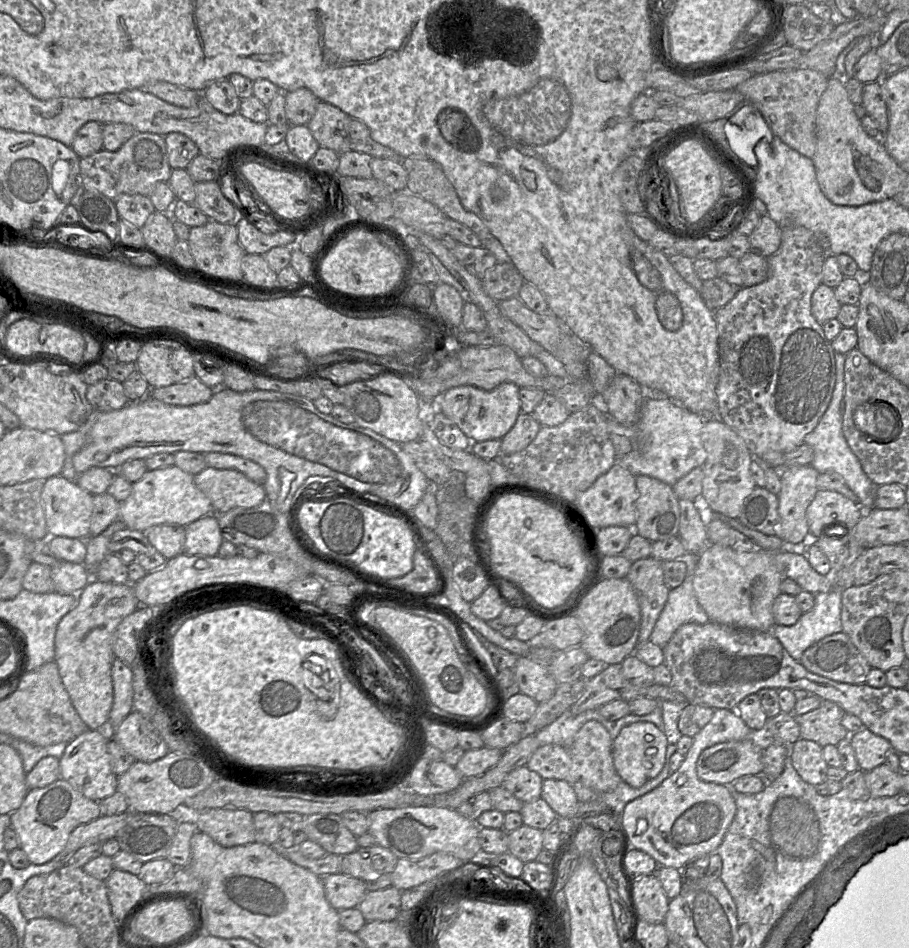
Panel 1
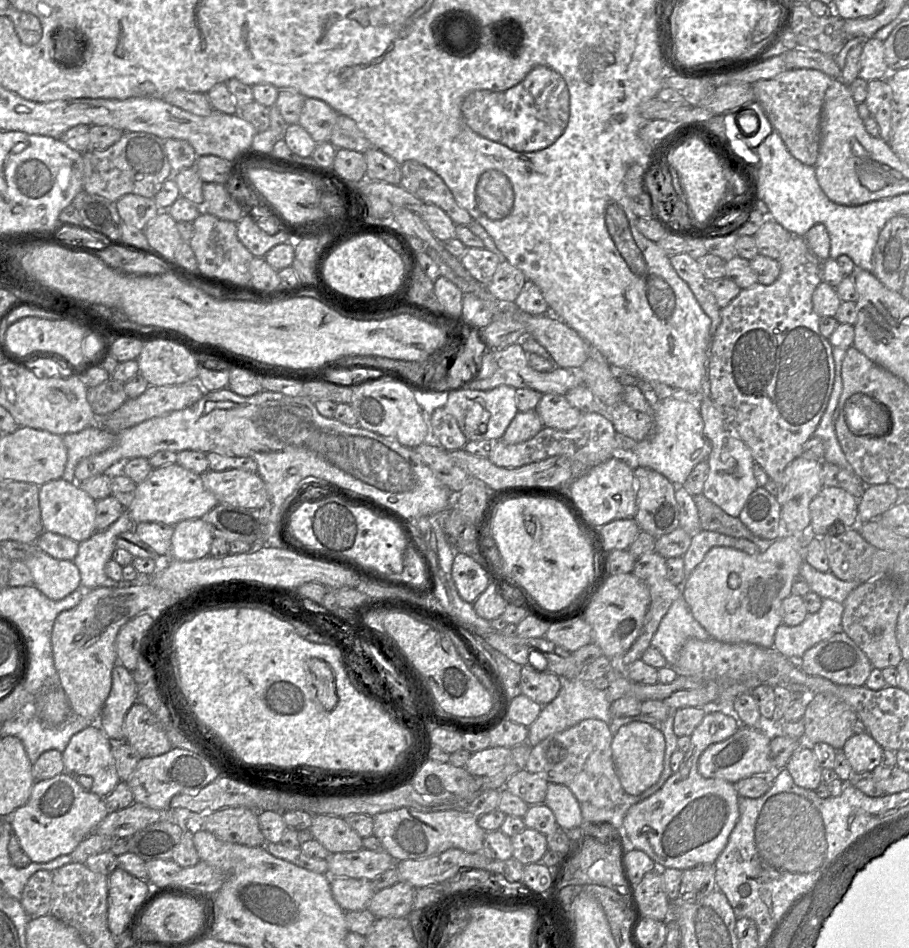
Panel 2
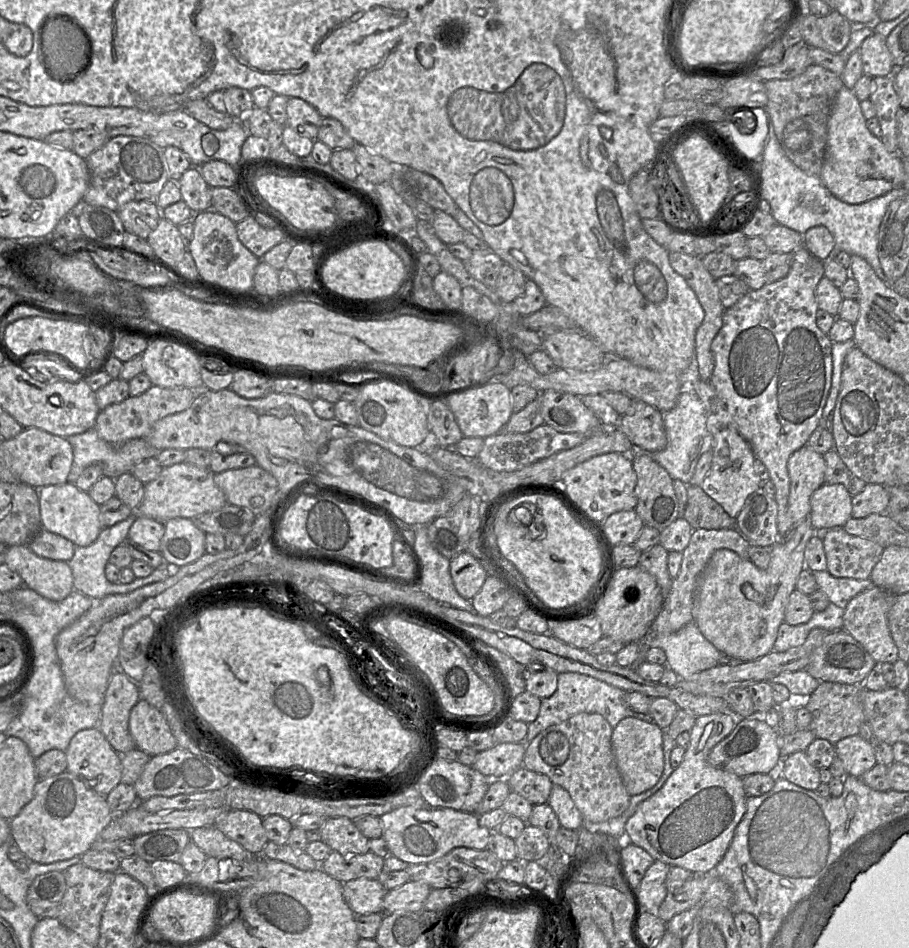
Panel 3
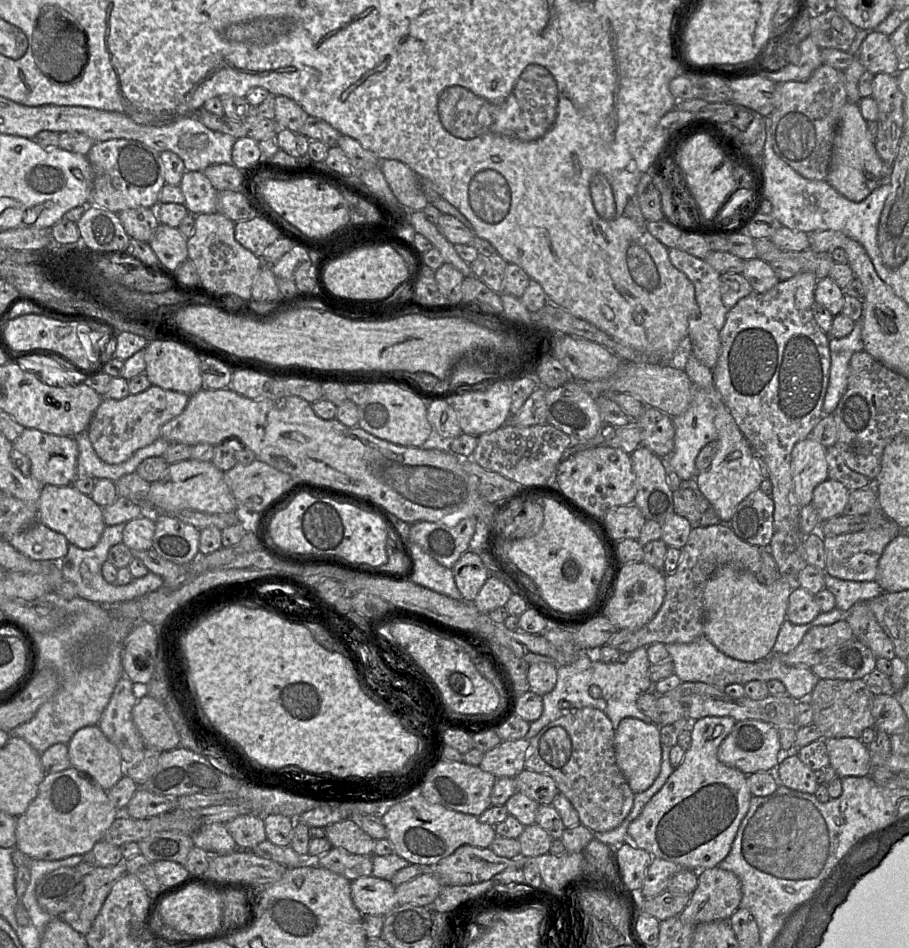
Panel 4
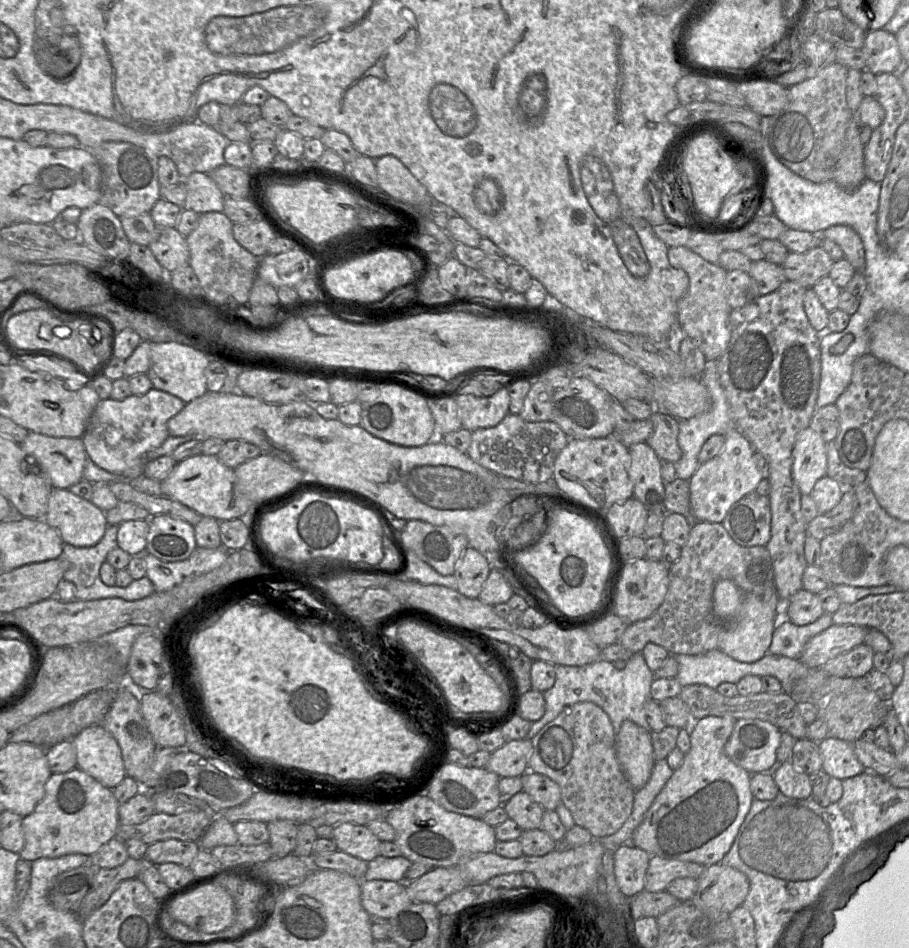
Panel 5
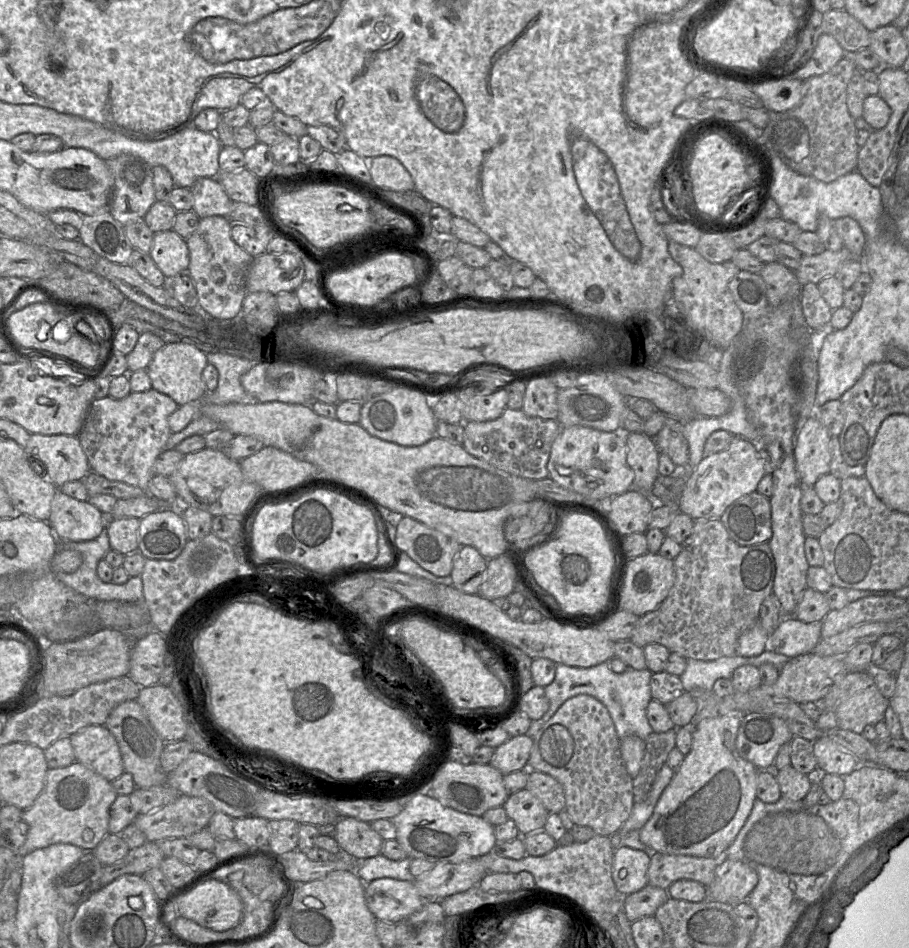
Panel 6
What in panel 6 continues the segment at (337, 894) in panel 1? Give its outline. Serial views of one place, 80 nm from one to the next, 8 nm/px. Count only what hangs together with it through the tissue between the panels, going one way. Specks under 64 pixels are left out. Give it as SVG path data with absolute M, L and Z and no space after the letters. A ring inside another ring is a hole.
M380 878L365 884L365 900L376 920L398 923L422 908L425 900L415 883Z

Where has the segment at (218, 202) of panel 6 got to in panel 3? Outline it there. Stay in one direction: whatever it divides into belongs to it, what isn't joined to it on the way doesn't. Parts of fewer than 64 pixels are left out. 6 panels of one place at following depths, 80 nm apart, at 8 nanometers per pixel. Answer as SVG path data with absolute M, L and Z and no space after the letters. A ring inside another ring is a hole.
M191 166L177 181L182 199L193 212L212 209L210 186L204 180L199 167Z

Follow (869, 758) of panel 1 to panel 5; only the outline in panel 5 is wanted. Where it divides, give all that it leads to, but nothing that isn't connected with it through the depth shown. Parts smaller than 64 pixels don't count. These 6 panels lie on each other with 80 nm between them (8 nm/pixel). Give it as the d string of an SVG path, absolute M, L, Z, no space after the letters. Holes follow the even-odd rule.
M826 737L818 746L822 757L822 770L831 777L843 780L866 770L857 758L852 743Z

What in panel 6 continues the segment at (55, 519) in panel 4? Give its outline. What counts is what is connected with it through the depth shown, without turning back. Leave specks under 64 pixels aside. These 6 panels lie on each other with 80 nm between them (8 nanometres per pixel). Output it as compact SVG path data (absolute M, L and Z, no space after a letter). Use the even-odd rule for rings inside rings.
M59 488L51 502L48 523L60 542L82 542L97 538L106 527L106 517L89 501L79 501L62 493Z

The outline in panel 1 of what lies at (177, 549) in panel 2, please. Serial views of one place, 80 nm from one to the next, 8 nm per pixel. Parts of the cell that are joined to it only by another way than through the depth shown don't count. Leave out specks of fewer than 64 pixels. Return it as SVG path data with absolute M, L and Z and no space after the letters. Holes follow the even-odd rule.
M211 513L185 526L183 553L215 556L223 541L217 515Z

